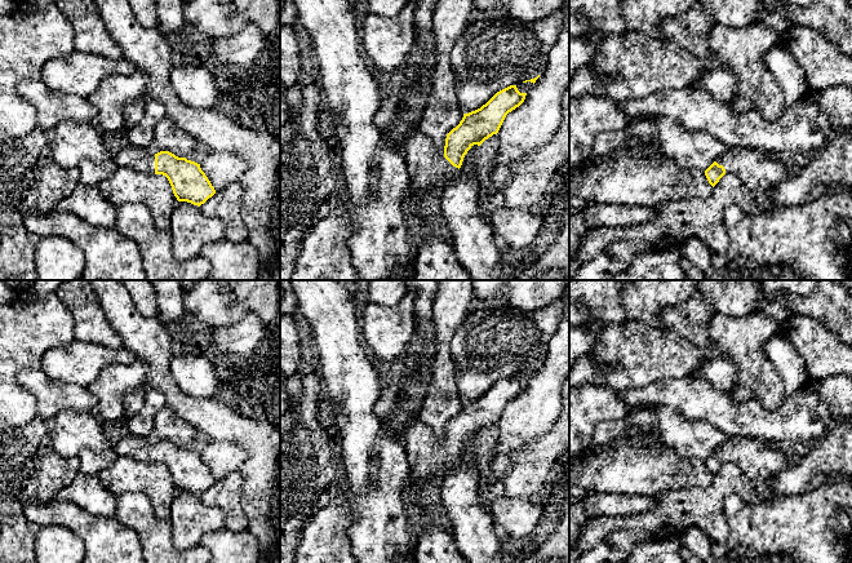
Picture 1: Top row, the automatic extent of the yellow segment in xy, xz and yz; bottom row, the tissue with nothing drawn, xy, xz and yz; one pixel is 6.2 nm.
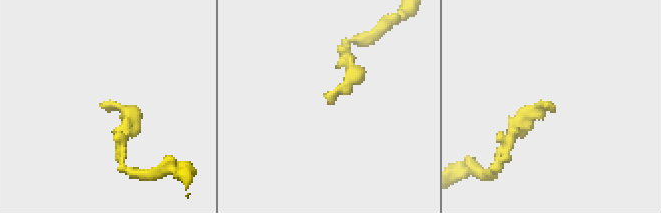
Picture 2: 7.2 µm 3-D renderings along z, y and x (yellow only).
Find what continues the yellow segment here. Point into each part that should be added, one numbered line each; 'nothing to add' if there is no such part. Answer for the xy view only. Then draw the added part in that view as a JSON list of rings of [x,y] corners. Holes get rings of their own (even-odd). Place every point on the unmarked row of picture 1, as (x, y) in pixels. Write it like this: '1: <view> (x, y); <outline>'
1: xy (140, 448); [[[120,433],[114,447],[119,456],[127,456],[139,462],[155,464],[155,443],[147,436]]]

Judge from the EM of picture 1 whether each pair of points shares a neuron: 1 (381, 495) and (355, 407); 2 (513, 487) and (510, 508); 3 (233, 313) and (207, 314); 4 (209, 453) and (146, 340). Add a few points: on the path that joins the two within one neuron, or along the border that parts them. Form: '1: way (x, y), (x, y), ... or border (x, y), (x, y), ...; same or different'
1: way (385, 473), (385, 452), (362, 429); same
2: border (501, 492), (509, 497), (519, 499); different
3: way (226, 313), (213, 313); same
4: border (212, 439), (233, 442), (242, 448); different

